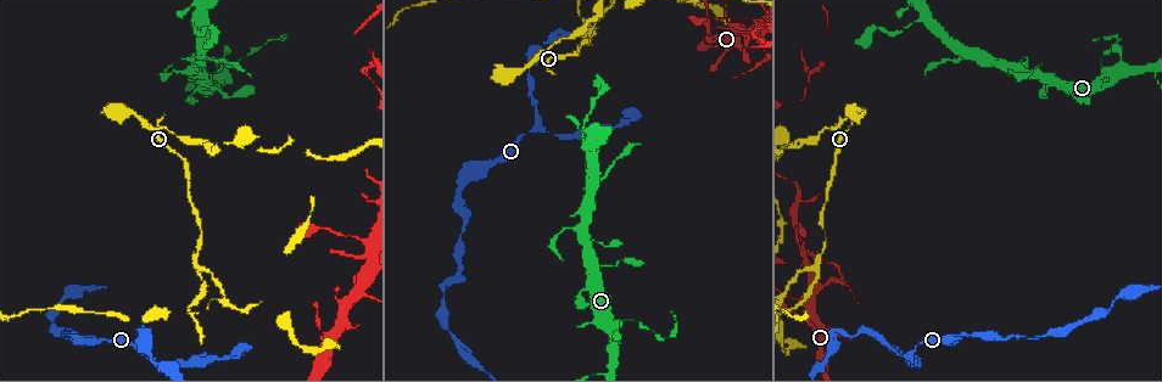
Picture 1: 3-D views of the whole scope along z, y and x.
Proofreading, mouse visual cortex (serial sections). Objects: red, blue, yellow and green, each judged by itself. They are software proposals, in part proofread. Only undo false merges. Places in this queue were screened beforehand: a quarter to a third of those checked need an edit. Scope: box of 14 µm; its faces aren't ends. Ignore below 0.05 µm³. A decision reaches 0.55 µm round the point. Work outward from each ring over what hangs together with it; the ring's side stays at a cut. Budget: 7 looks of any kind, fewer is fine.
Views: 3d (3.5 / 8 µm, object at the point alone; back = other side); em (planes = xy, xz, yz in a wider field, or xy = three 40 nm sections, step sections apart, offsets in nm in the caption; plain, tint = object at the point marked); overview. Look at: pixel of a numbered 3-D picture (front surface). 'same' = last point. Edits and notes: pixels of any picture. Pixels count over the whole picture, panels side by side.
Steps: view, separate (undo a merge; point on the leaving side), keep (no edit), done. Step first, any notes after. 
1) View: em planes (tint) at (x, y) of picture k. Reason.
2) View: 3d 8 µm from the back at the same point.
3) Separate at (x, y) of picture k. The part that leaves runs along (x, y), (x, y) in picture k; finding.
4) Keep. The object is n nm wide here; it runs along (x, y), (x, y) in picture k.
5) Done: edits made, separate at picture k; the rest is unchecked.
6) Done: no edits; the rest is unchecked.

View: 3d 8 µm at (365, 255) of picture 1. Small branch off a trunk.

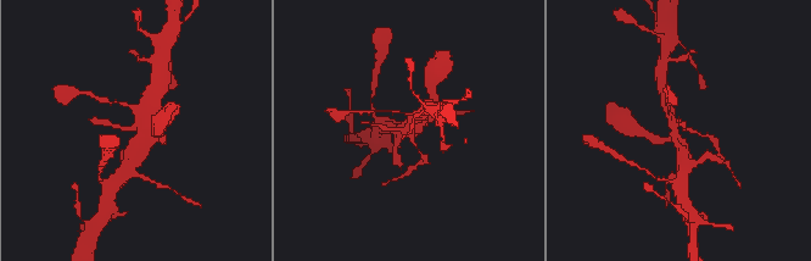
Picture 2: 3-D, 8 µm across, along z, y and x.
View: 3d 3.5 µm at (406, 129) of picture 2. Zoom in.

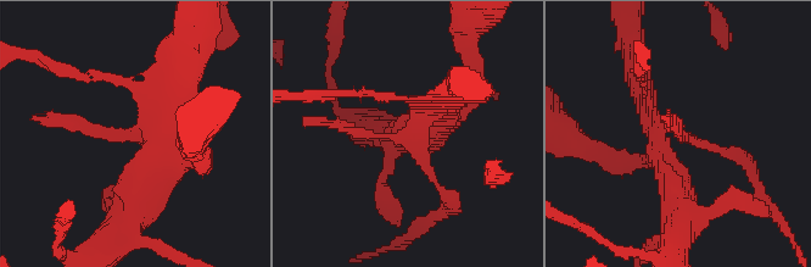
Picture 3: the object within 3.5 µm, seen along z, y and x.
Keep. It runs along (675, 177), (663, 124), (743, 162) in picture 3; all the same cell.

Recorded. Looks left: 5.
View: 3d 3.5 µm at (585, 36) of picture 1. Three-way junction.

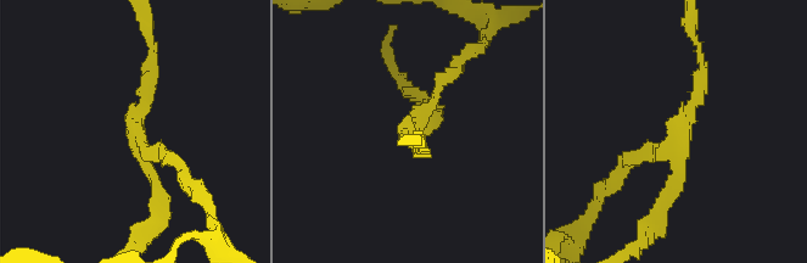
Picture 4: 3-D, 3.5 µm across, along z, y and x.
View: em xy step 2 (tint) at (140, 144) of picture 4. 3 arms meet here; the arms are 150, 200, 200 nm wide; need the tissue.

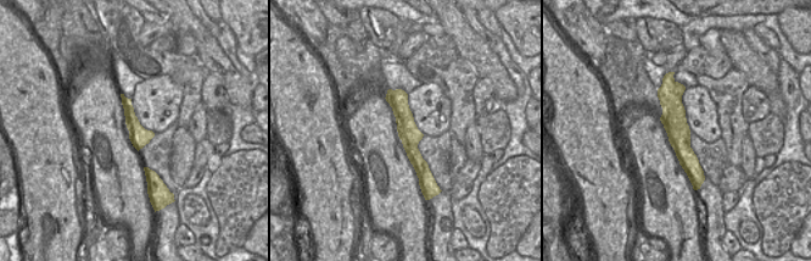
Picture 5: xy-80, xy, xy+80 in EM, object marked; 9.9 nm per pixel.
View: em xy step 3 (tint) at the same point.

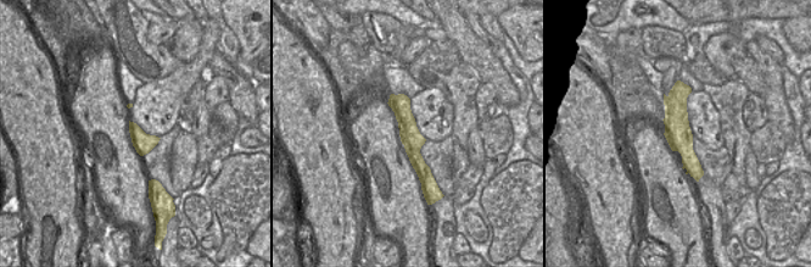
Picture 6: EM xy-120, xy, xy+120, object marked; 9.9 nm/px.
Separate at (633, 161) of picture 4. The object is 200 nm wide here; the part that leaves runs along (670, 150), (628, 161), (598, 199) in picture 4; a second cell is stuck on.

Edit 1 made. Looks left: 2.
View: 3d 3.5 µm at (911, 359) of picture 1. Sharp bend.

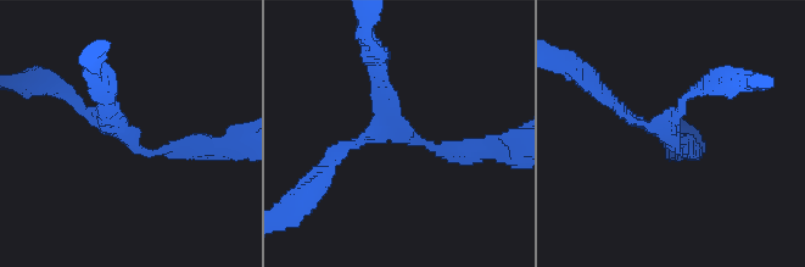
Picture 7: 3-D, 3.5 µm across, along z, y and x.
View: em xy step 5 (tint) at (111, 128) of picture 7. 3 arms meet here; the arms are 100, 150, 200 nm wide; now the EM.

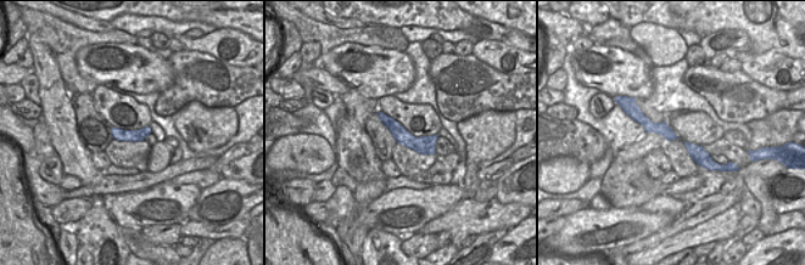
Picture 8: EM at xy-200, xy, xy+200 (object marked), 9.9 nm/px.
Keep. It runs along (383, 117), (406, 139), (431, 151) in picture 8; all the same cell.

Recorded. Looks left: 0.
Done: edits made, separate at picture 4; the rest is unchecked.

